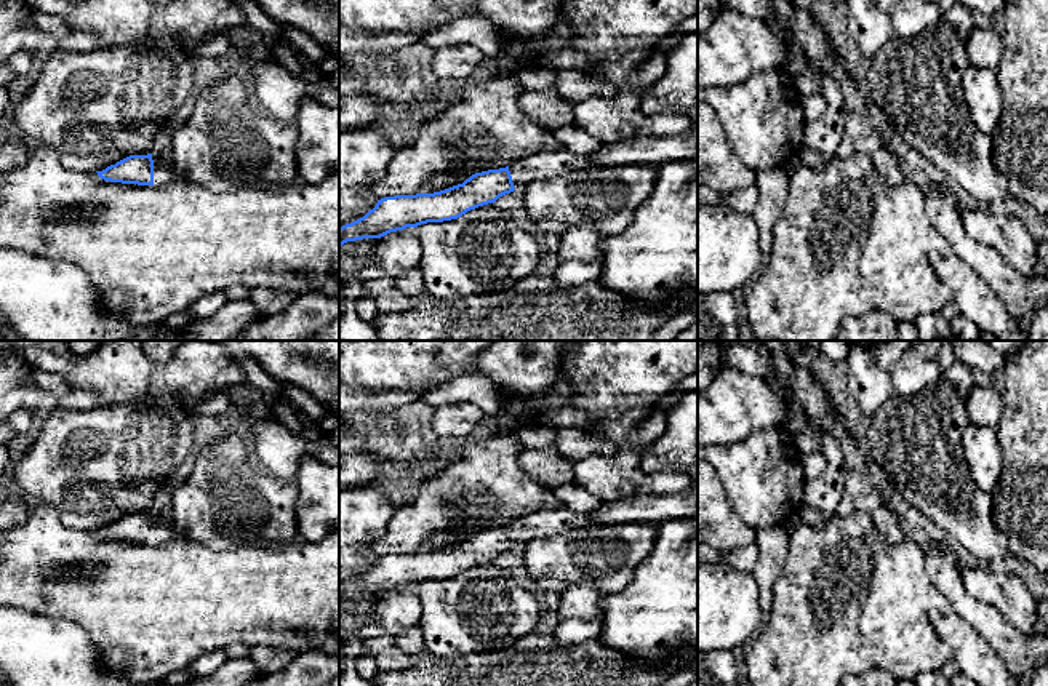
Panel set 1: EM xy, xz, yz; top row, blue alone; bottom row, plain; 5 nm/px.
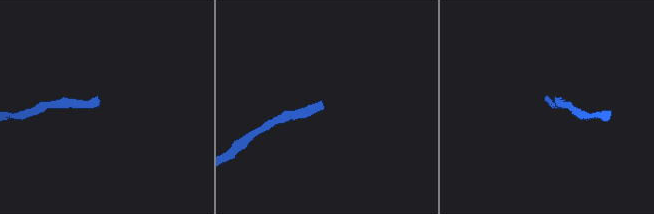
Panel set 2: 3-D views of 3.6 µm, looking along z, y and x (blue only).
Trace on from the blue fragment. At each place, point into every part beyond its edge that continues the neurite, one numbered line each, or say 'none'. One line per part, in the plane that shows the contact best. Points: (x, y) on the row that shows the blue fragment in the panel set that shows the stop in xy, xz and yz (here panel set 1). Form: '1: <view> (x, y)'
1: xy (164, 170)

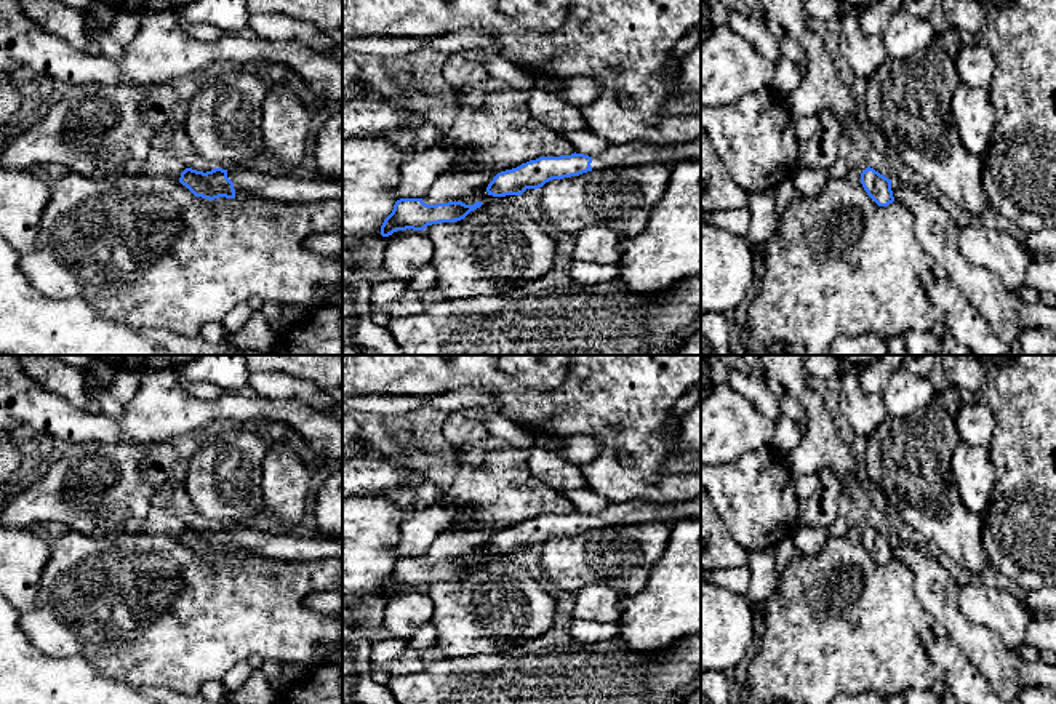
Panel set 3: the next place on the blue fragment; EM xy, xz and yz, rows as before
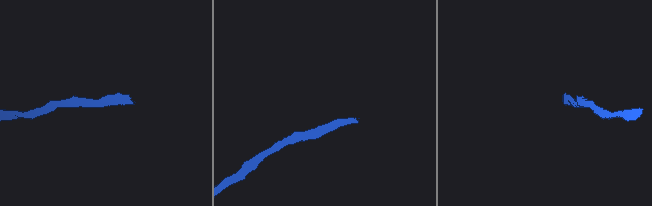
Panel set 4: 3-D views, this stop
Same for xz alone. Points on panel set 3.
1: xz (624, 154)

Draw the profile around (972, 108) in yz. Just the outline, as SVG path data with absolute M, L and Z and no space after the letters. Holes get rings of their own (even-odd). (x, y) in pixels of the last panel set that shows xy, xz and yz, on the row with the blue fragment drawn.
M960 83L950 99L952 117L966 150L981 157L995 126L990 88L973 88Z

